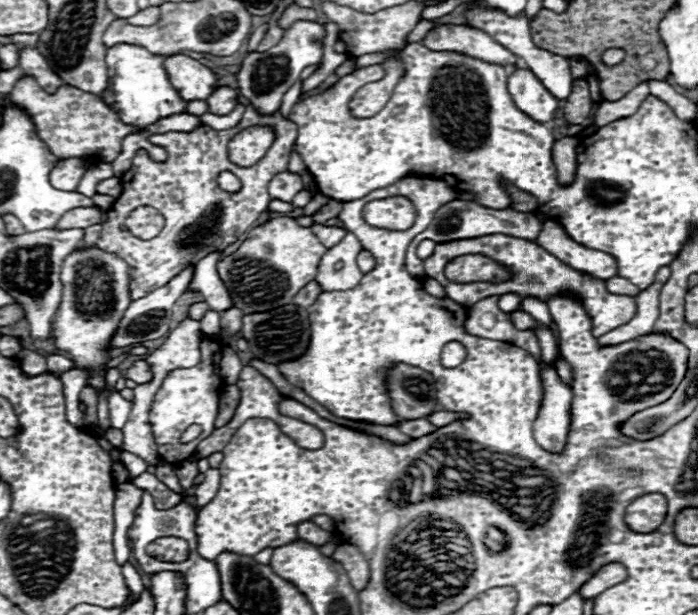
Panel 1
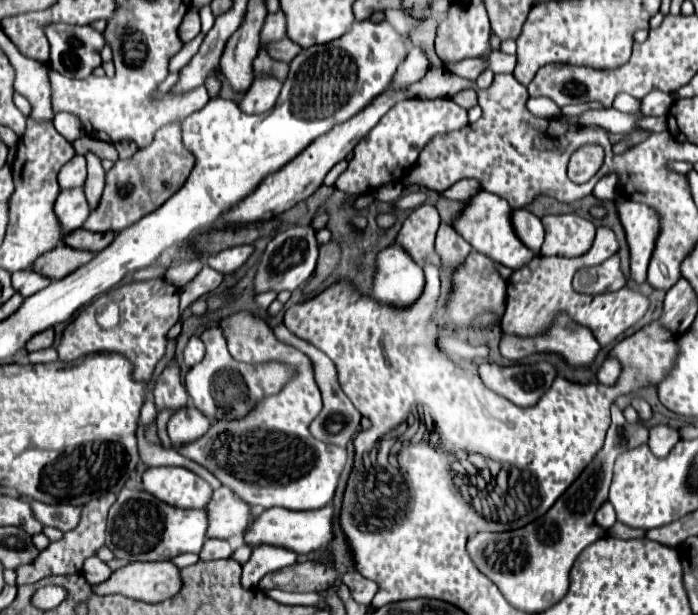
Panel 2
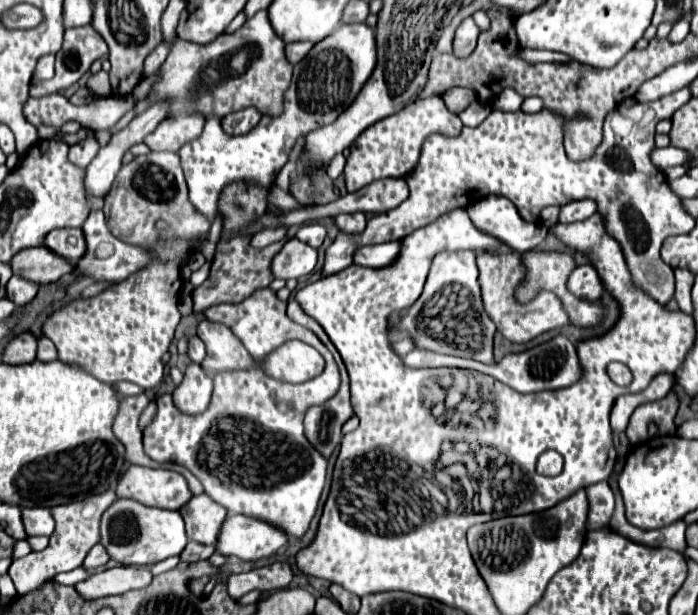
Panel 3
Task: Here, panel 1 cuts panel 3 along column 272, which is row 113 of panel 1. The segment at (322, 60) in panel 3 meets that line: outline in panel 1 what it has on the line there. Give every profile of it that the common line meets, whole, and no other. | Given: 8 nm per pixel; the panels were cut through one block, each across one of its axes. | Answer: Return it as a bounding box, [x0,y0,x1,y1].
[102,44,186,126]

